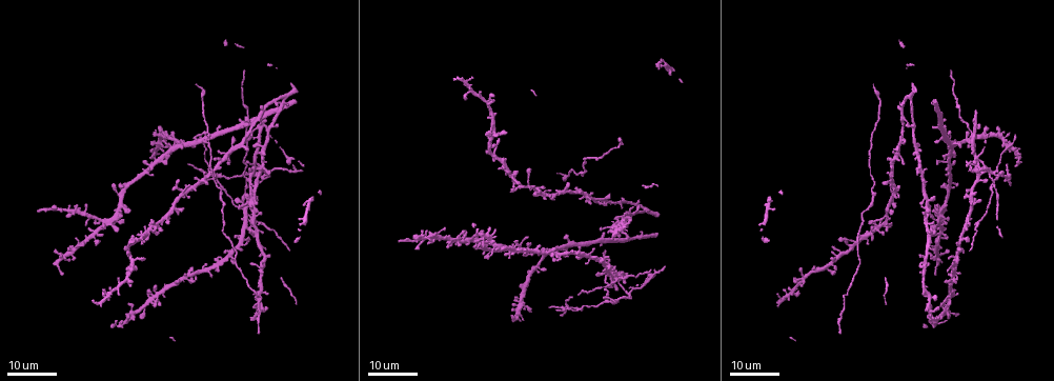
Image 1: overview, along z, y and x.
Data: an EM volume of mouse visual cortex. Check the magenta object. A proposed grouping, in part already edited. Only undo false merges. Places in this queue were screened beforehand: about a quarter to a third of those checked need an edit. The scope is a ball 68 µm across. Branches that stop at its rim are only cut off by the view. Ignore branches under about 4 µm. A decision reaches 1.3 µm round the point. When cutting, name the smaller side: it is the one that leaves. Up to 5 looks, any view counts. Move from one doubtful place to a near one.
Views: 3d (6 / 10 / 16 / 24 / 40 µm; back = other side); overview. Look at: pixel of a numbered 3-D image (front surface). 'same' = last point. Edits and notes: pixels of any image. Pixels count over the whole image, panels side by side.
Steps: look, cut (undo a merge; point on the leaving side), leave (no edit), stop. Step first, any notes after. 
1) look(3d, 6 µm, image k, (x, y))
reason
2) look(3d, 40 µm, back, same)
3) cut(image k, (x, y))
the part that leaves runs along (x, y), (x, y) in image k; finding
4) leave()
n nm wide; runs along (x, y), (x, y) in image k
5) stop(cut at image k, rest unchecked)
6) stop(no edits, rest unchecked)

look(3d, 16 µm, image 1, (249, 218))
four or more arms meet

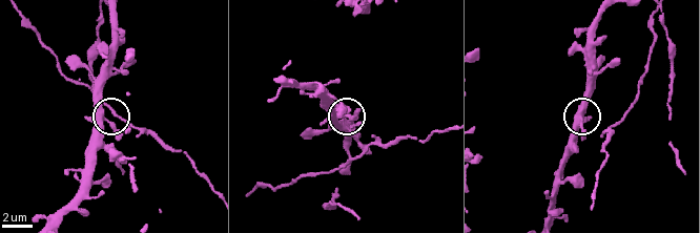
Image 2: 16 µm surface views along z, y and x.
look(3d, 10 µm, image 2, (105, 118))

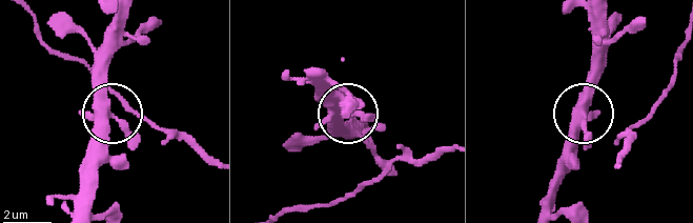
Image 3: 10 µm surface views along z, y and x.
leave()
4 arms; all the same cell

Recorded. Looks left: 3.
look(3d, 16 µm, image 1, (255, 166))
thin arm on a thick one

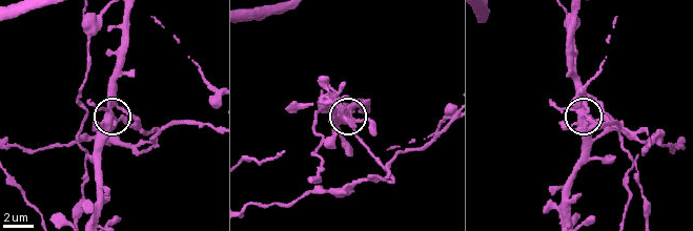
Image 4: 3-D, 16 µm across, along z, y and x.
look(3d, 6 µm, image 4, (115, 120))

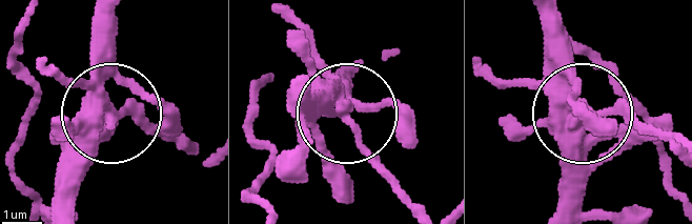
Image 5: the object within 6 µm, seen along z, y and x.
cut(image 5, (77, 83))
340 nm wide; a second cell is stuck on

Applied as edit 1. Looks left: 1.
stop(cut at image 5, rest unchecked)

